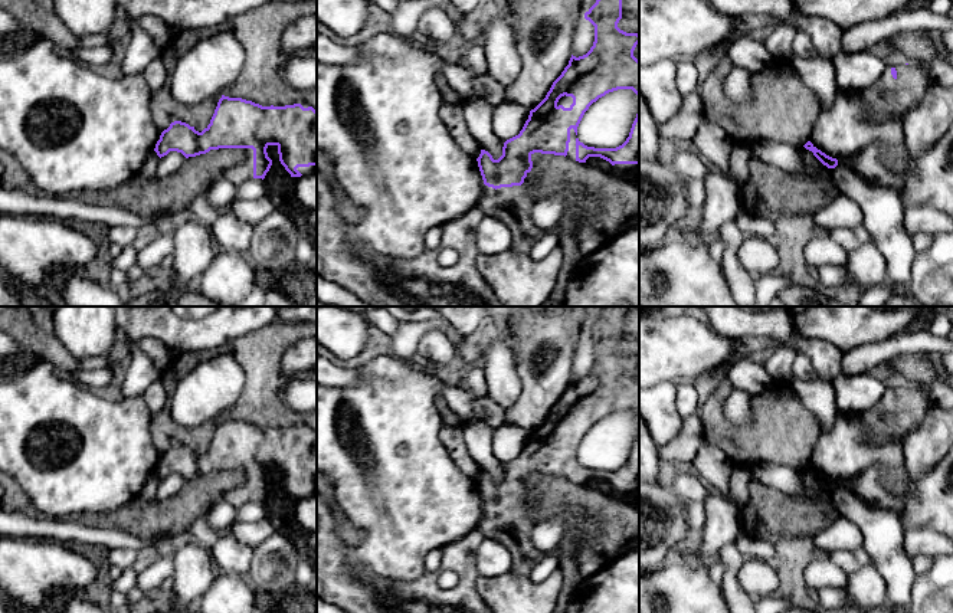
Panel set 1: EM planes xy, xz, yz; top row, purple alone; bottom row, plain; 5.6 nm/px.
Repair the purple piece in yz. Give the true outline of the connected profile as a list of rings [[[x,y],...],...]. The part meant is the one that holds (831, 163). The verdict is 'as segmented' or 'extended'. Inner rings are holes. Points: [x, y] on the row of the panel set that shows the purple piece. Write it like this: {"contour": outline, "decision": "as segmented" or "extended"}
{"contour": [[[808,141],[803,145],[806,150],[812,151],[813,155],[828,168],[835,168],[838,165],[838,160],[832,158],[829,155],[826,155],[825,153],[822,153],[821,150],[818,150],[810,141]]], "decision": "as segmented"}

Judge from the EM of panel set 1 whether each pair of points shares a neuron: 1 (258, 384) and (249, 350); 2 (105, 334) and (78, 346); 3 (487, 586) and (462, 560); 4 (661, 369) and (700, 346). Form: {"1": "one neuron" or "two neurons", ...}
{"1": "one neuron", "2": "one neuron", "3": "two neurons", "4": "one neuron"}

